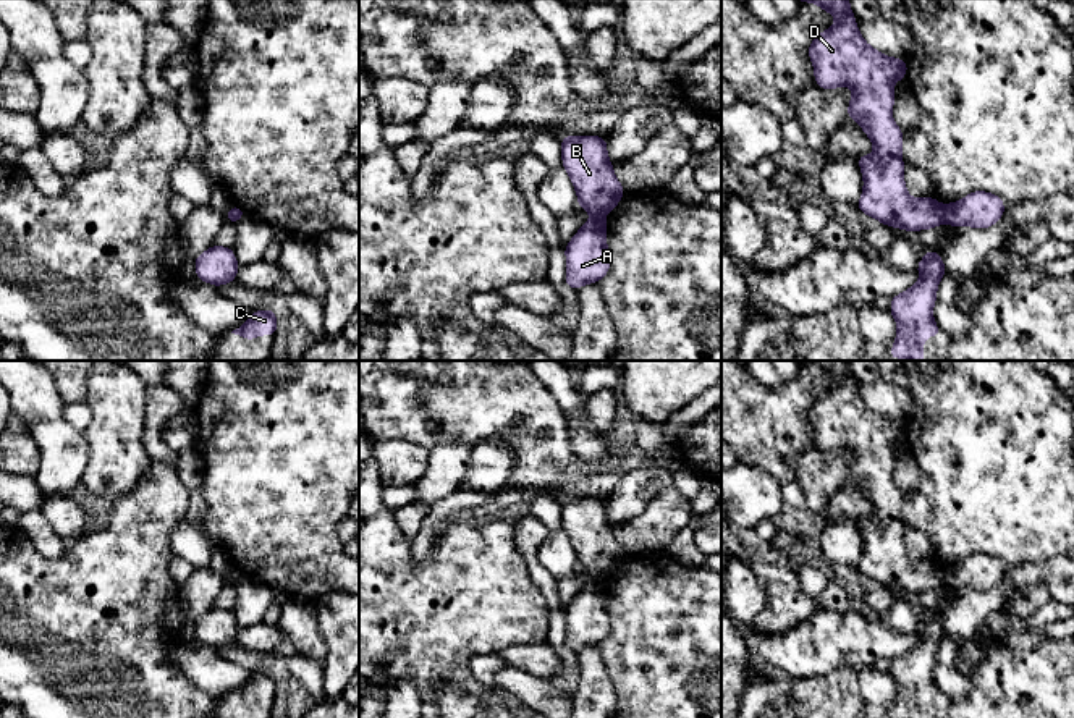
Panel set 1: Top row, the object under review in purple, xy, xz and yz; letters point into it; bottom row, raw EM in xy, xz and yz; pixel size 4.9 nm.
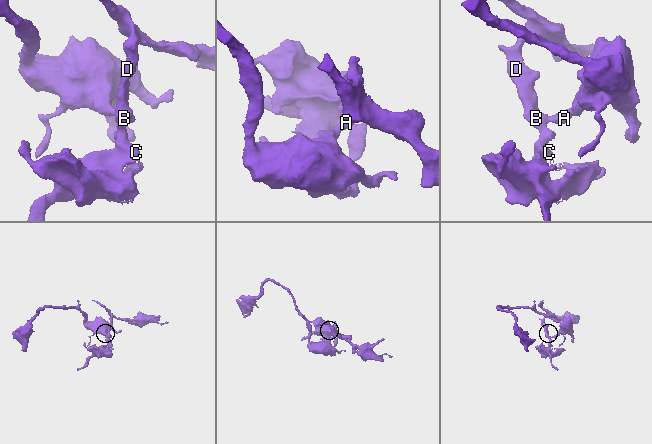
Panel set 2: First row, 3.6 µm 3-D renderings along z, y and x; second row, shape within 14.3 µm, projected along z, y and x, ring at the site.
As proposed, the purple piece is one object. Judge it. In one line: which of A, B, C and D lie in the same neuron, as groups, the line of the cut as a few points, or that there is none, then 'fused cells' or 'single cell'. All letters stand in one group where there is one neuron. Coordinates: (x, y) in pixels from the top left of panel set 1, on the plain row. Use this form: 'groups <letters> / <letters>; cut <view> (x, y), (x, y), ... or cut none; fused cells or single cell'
groups A / B C D; cut yz (938, 568), (942, 582); fused cells

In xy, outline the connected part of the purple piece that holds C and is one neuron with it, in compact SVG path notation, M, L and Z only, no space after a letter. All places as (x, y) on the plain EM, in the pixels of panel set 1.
M256 671L247 684L244 684L239 691L231 695L243 699L246 702L254 702L259 697L275 697L277 695L277 676L268 673Z

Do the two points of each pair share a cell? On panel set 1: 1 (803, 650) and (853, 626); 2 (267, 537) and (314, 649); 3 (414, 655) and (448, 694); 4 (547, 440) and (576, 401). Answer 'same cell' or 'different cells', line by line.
1: same cell
2: different cells
3: different cells
4: different cells

